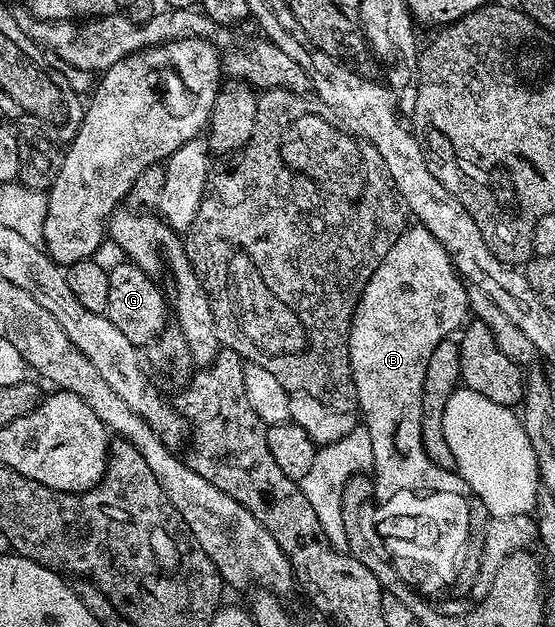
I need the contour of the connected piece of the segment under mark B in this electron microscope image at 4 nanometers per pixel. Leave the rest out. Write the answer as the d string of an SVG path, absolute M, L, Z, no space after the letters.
M422 225L408 226L403 236L393 245L393 249L389 249L389 253L385 253L385 257L381 261L381 265L377 265L377 269L369 277L369 281L365 285L365 289L361 293L361 297L355 303L355 315L352 317L351 332L348 337L349 357L351 358L352 377L357 389L357 397L359 398L358 410L363 411L362 422L367 428L367 432L371 437L373 445L373 480L374 494L379 497L390 495L391 492L397 490L409 490L422 494L429 493L461 493L467 495L469 488L459 472L450 466L442 467L439 463L434 463L427 456L427 447L423 444L423 399L425 403L425 367L429 365L429 357L433 357L433 349L437 349L437 345L441 340L454 336L468 322L469 308L467 306L467 287L465 283L459 280L460 272L457 270L456 264L453 262L447 250L437 241L437 237L433 237L433 233L429 233L429 229L425 229Z

